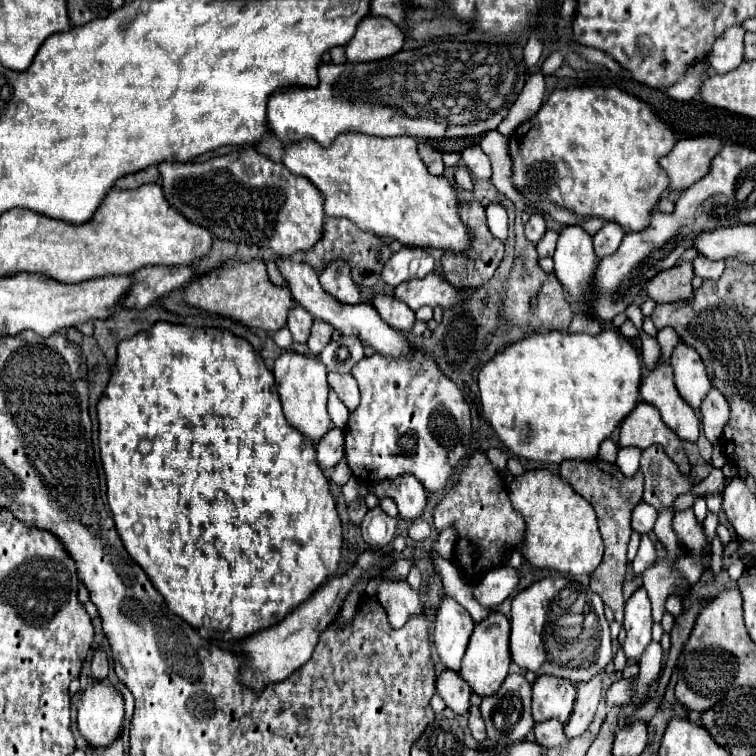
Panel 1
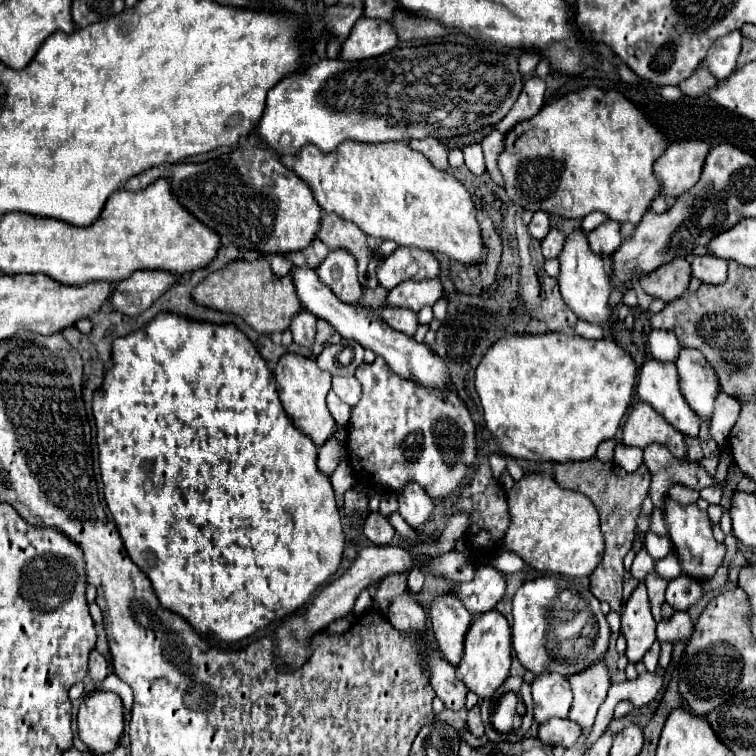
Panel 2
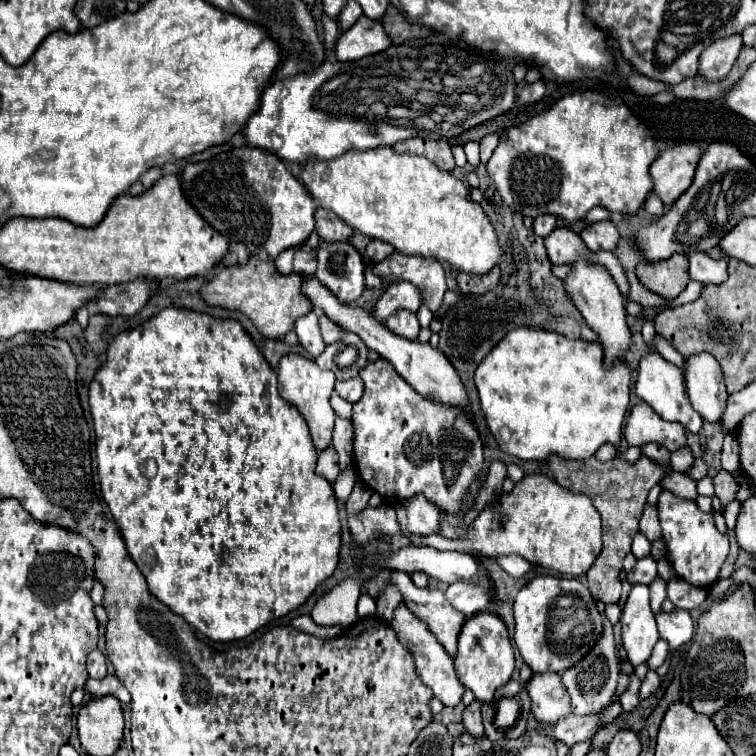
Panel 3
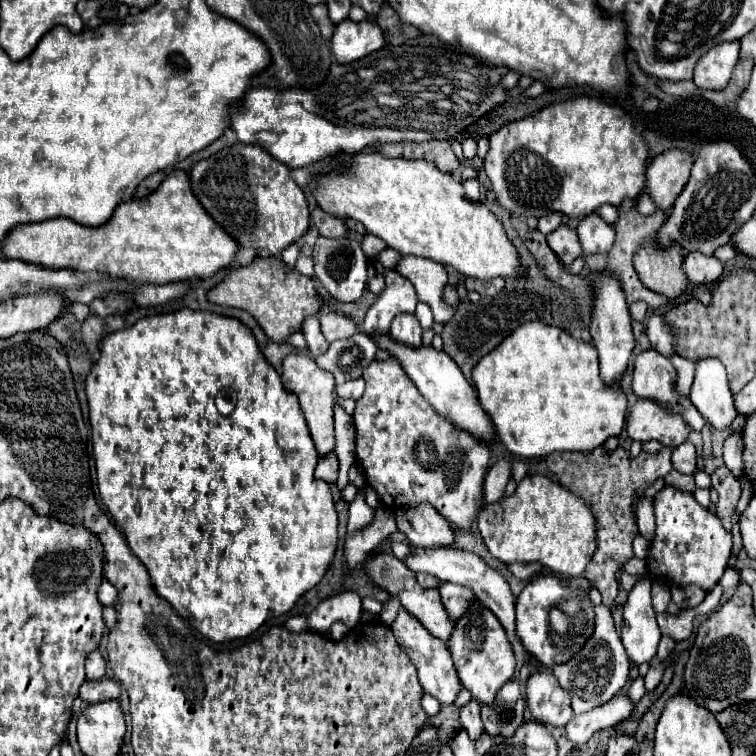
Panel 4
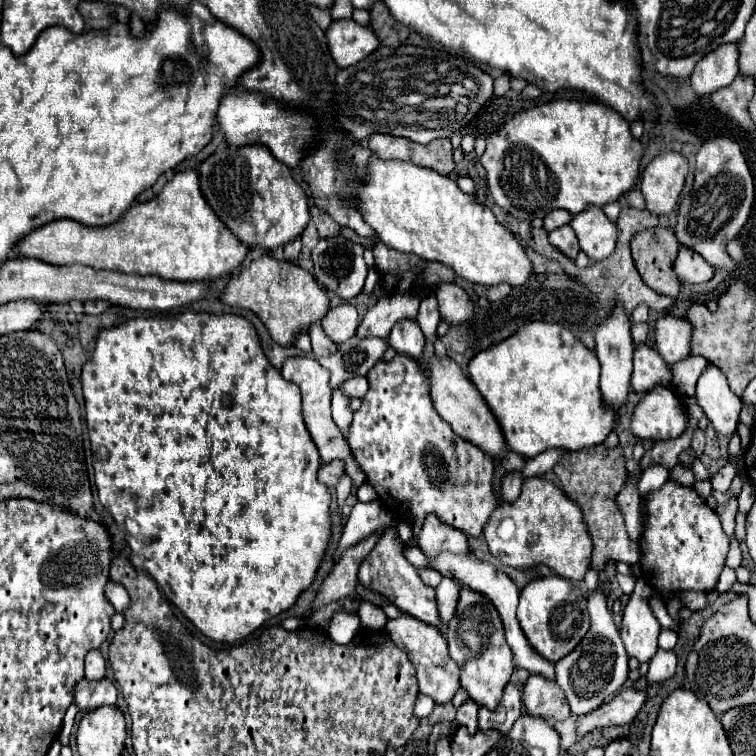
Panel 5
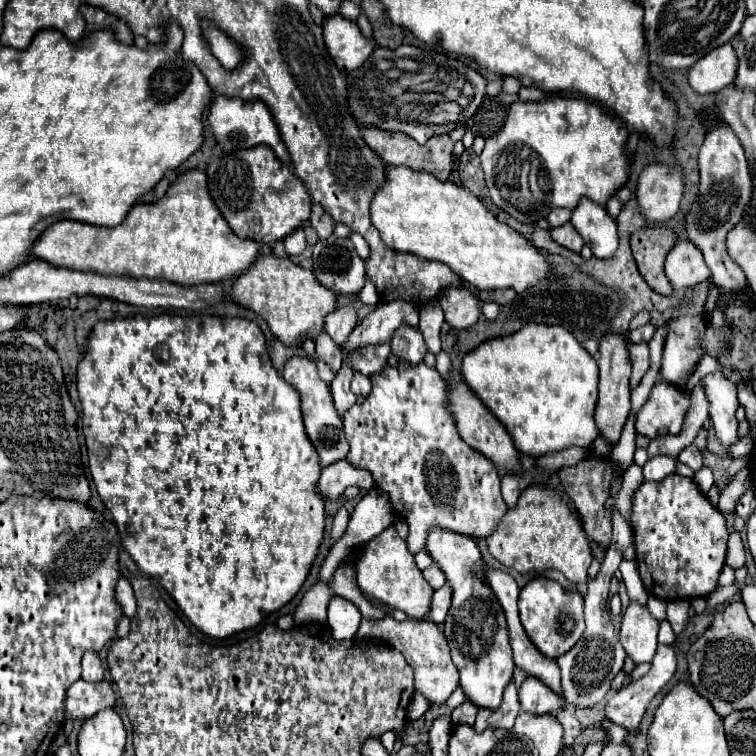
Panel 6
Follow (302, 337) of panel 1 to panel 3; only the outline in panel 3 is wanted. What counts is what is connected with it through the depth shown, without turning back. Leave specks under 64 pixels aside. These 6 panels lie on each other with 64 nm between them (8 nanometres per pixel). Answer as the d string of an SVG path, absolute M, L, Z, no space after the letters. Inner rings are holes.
M308 312L306 316L298 318L294 324L294 332L298 336L300 346L304 346L306 350L324 350L326 344L320 336L320 328L318 328L318 316L314 312Z

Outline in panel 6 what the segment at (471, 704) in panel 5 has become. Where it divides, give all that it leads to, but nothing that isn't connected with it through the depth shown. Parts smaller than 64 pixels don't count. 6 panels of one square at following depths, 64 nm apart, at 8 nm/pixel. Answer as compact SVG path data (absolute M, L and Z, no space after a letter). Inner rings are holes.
M466 700L464 704L460 704L458 708L454 708L452 710L452 722L458 726L458 724L468 724L468 726L472 726L474 724L474 718L476 718L476 706L470 702L470 700Z

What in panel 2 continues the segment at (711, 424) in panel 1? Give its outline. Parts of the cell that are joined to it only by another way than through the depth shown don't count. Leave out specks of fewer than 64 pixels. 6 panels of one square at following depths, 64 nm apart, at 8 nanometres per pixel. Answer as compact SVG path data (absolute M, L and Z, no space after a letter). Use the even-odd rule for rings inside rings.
M718 392L716 396L716 404L714 404L714 412L710 416L710 436L712 440L720 446L726 446L726 438L728 432L732 428L732 424L736 422L736 416L740 414L740 402L724 392Z

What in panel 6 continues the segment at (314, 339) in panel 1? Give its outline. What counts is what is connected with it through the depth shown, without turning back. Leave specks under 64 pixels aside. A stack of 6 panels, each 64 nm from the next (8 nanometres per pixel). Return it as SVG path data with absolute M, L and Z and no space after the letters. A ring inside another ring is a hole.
M340 306L334 312L330 312L324 320L324 330L328 332L328 336L336 342L336 344L344 344L346 338L350 336L350 332L354 330L358 318L356 318L356 310L352 306Z

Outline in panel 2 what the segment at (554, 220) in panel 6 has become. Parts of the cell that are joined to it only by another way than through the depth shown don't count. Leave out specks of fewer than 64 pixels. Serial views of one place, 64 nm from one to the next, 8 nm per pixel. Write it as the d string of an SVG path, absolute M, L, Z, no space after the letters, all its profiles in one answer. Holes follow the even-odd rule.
M536 212L532 222L528 224L528 234L534 238L534 240L542 240L550 230L550 216L544 214L544 212Z

